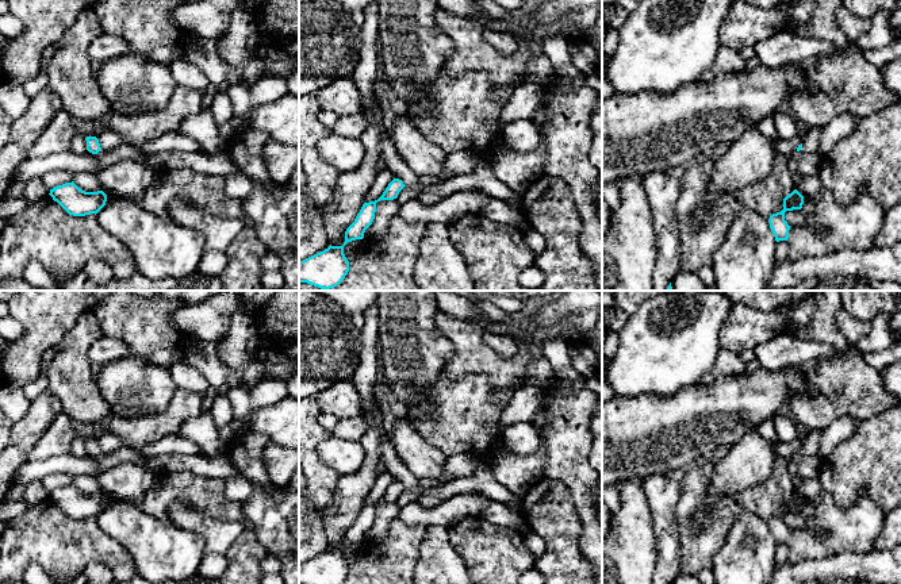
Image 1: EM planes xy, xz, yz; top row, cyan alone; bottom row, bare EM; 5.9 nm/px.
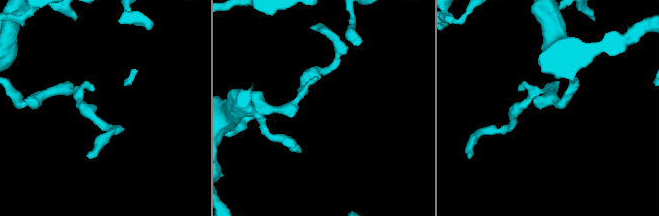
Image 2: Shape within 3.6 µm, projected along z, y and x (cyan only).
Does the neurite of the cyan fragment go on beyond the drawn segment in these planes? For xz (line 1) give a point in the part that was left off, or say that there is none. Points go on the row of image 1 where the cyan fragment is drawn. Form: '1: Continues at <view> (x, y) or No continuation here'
1: No continuation here

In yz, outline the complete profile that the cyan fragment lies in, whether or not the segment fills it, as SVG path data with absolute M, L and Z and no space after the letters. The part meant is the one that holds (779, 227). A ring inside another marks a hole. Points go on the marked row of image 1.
M794 189L790 195L783 199L783 210L772 214L768 219L770 228L775 237L775 241L787 241L790 226L785 220L785 212L793 210L801 210L804 204L804 196Z

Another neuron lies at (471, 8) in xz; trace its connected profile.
M436 0L440 9L453 12L459 16L468 16L472 19L483 20L488 30L509 32L518 41L537 41L532 30L526 27L509 26L501 19L494 19L486 14L479 4L479 0Z

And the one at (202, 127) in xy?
M203 110L183 120L179 131L200 145L200 151L215 154L227 150L211 111Z

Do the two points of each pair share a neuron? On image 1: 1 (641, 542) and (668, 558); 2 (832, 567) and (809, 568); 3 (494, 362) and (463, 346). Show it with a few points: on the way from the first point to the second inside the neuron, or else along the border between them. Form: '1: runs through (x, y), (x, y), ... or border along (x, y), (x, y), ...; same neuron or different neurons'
1: border along (650, 521), (656, 541), (656, 569); different neurons
2: runs through (827, 568), (815, 568); same neuron
3: runs through (486, 361), (476, 358), (471, 353); same neuron

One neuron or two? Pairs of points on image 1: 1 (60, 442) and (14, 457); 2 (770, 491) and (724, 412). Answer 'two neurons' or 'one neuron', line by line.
1: two neurons
2: two neurons

